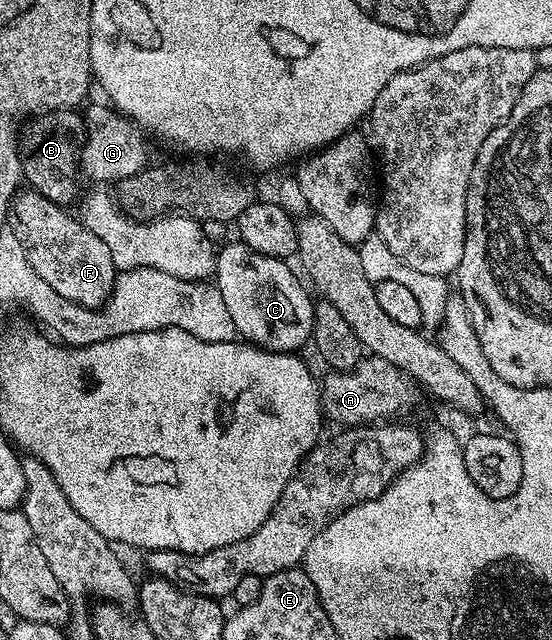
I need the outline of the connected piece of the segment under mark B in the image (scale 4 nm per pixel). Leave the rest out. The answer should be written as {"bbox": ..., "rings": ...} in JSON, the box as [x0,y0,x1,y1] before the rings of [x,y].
{"bbox":[20,109,86,207],"rings":[[[54,109],[50,113],[39,114],[31,124],[23,130],[20,138],[20,172],[23,180],[27,184],[29,181],[32,184],[29,186],[48,201],[53,201],[61,207],[71,206],[71,201],[76,197],[75,177],[78,177],[80,149],[84,146],[86,132],[83,116],[76,109]]]}

